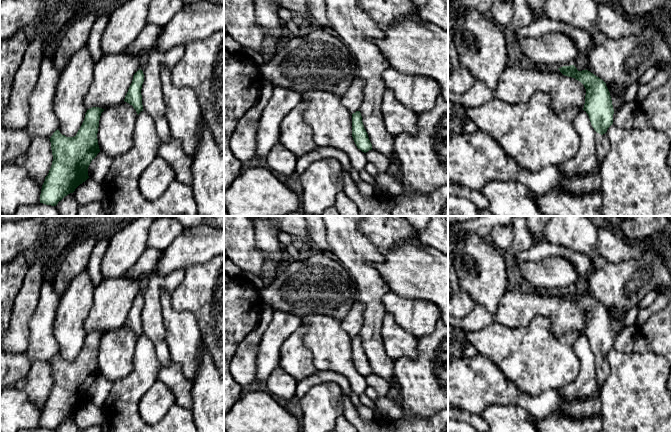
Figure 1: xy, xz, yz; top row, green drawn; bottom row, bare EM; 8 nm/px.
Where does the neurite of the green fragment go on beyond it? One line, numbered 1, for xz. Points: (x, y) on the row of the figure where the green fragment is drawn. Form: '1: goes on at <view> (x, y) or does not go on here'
1: does not go on here

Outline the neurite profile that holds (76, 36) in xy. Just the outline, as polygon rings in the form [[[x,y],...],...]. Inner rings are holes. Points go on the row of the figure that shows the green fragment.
[[[82,12],[67,25],[68,28],[62,35],[62,40],[57,49],[54,50],[53,56],[54,66],[60,73],[73,54],[87,44],[95,20],[94,15]]]

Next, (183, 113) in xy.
[[[161,66],[160,74],[170,133],[182,142],[185,153],[192,159],[199,143],[203,120],[197,96],[191,88],[175,87],[168,67]]]

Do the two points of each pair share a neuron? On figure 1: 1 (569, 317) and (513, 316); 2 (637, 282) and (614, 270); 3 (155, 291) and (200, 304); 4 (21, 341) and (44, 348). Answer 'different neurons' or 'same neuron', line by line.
1: same neuron
2: same neuron
3: different neurons
4: different neurons

